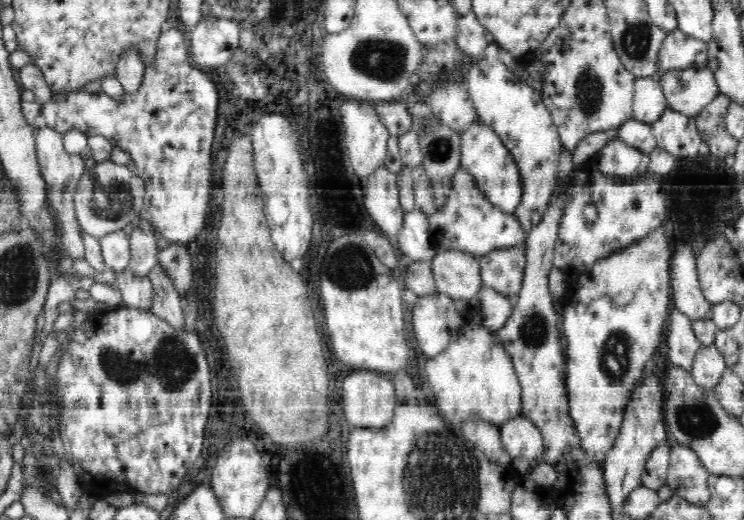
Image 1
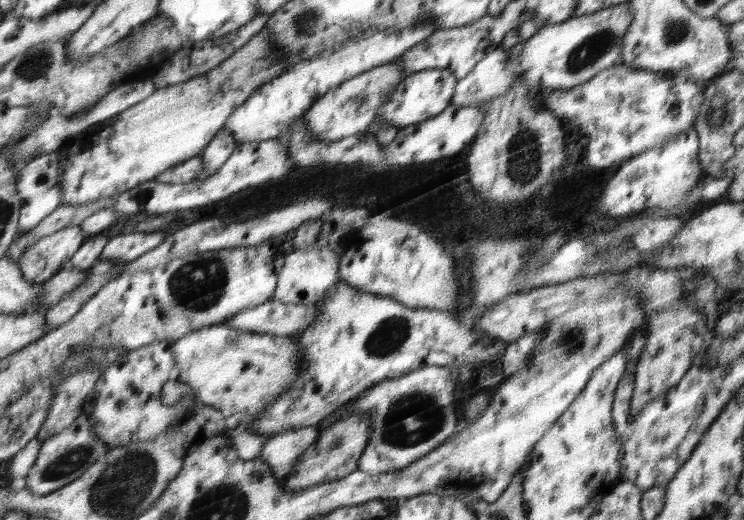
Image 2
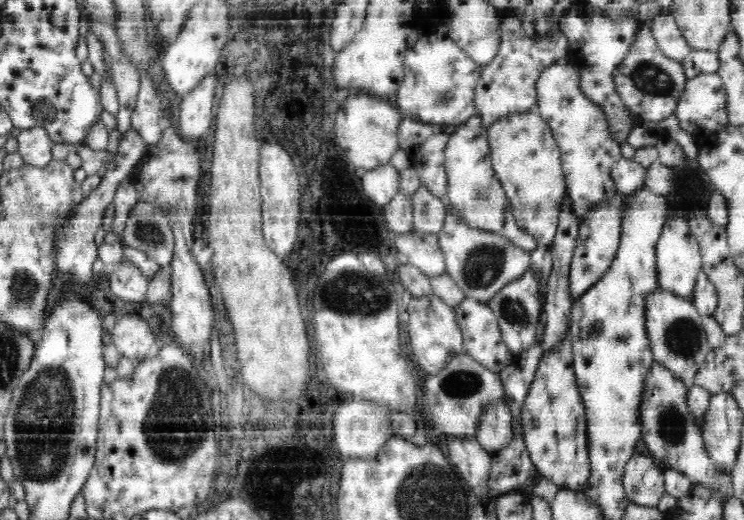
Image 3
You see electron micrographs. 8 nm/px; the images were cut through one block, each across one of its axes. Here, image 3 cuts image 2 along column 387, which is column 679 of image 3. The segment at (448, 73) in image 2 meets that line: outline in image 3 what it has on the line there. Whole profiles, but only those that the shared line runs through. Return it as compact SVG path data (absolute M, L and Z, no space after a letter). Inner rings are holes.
M718 73L688 79L675 114L682 130L695 137L728 127L725 86Z

